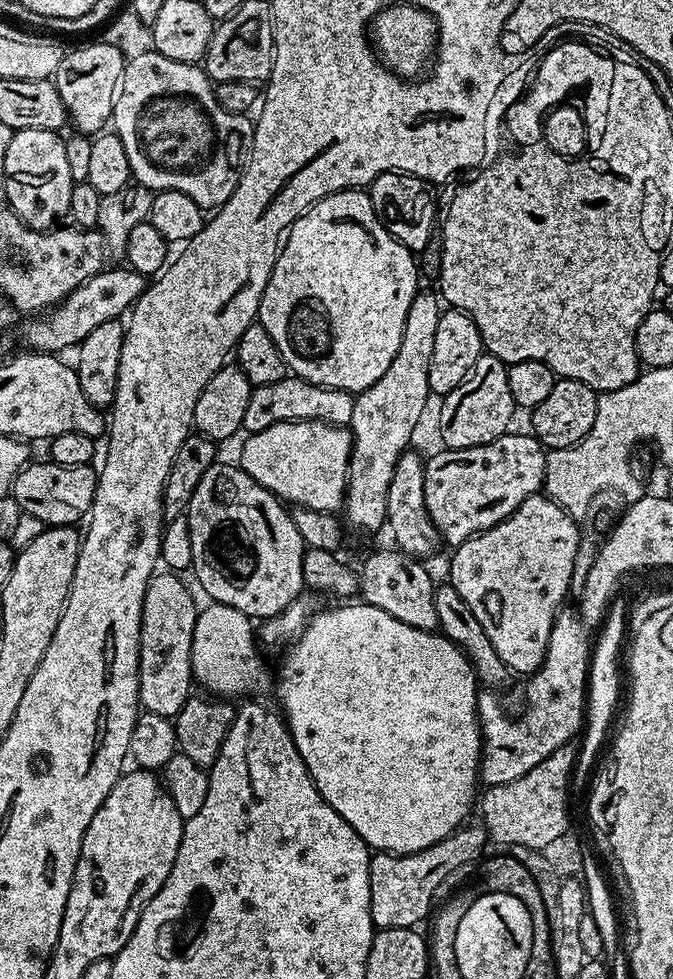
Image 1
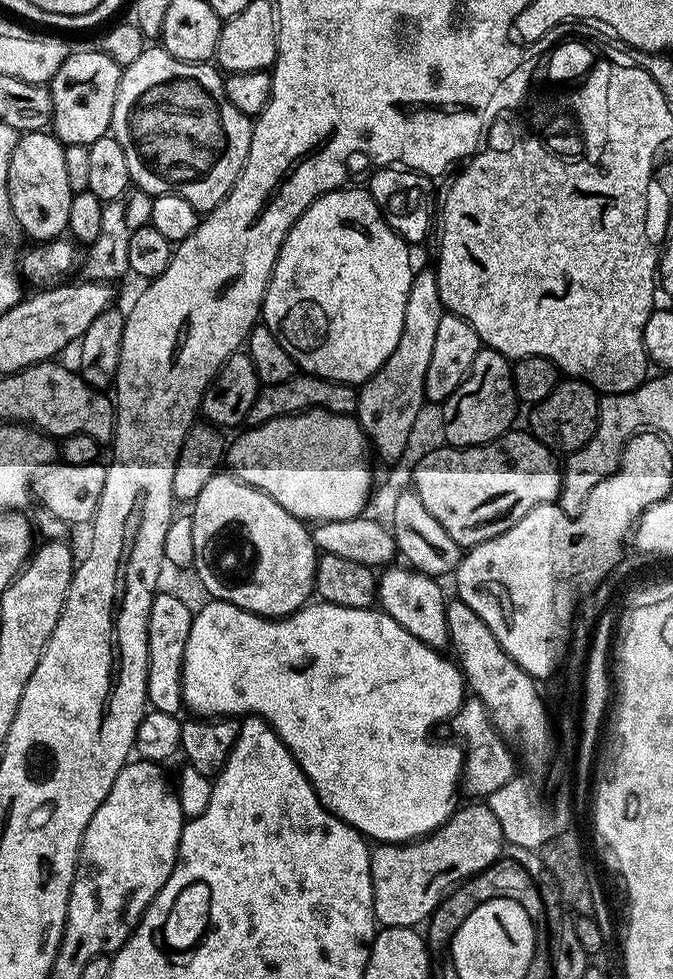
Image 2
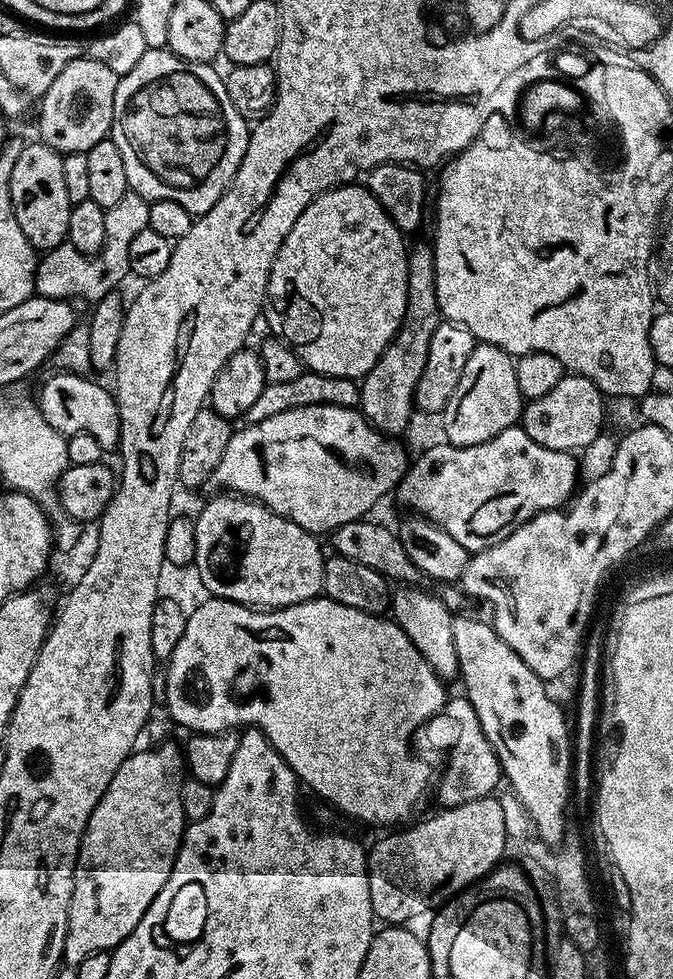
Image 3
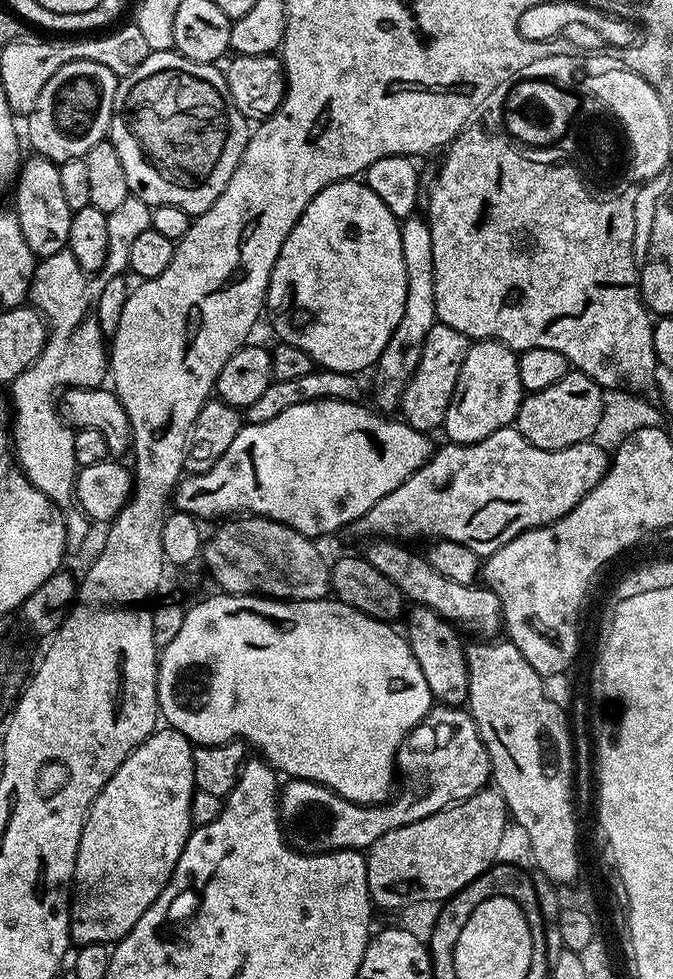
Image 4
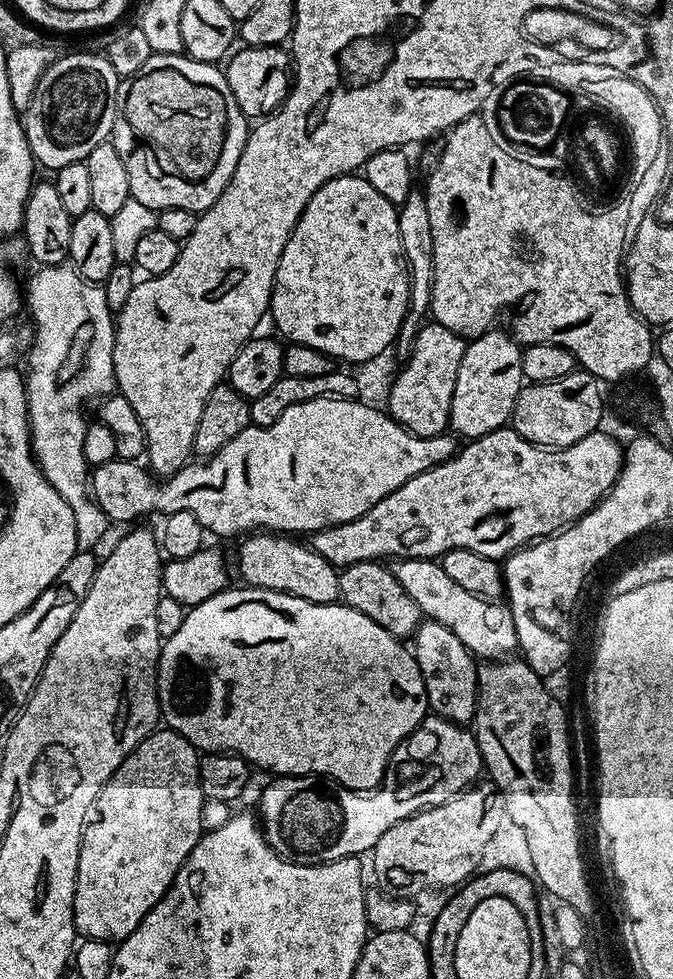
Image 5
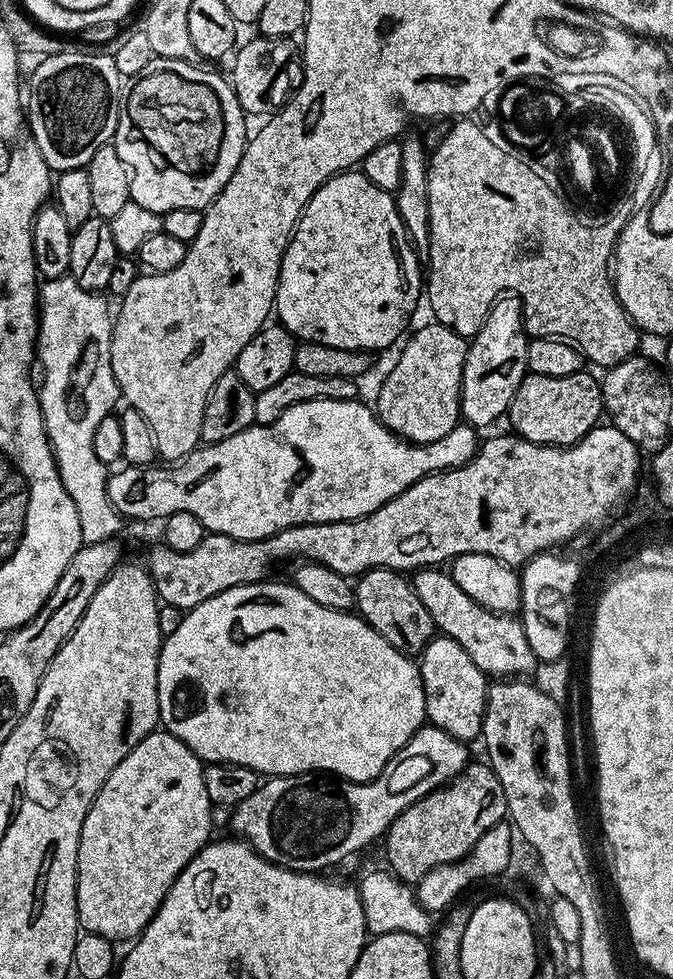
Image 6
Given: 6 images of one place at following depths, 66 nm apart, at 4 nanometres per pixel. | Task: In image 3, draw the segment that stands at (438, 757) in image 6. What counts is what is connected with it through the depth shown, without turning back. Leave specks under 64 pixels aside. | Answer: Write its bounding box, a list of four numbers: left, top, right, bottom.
[423,694,502,807]

